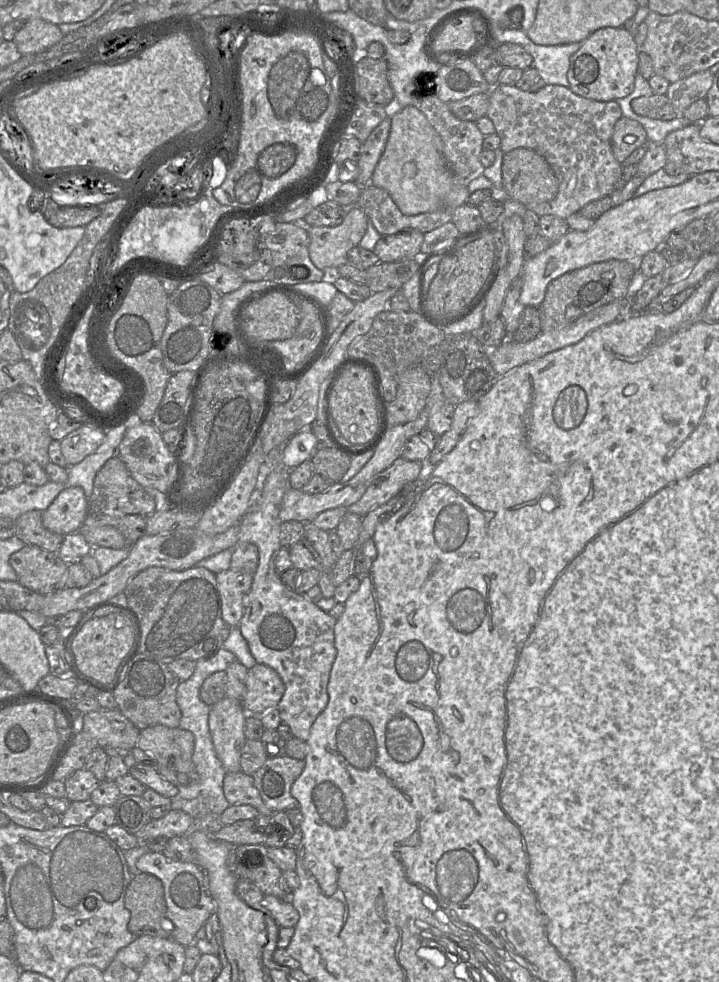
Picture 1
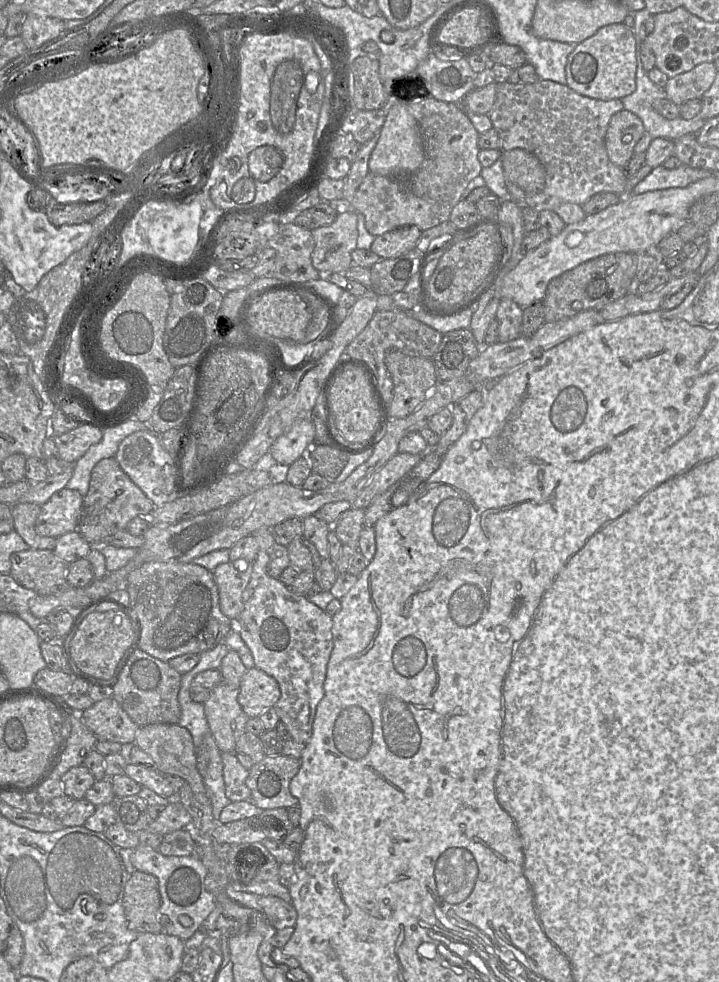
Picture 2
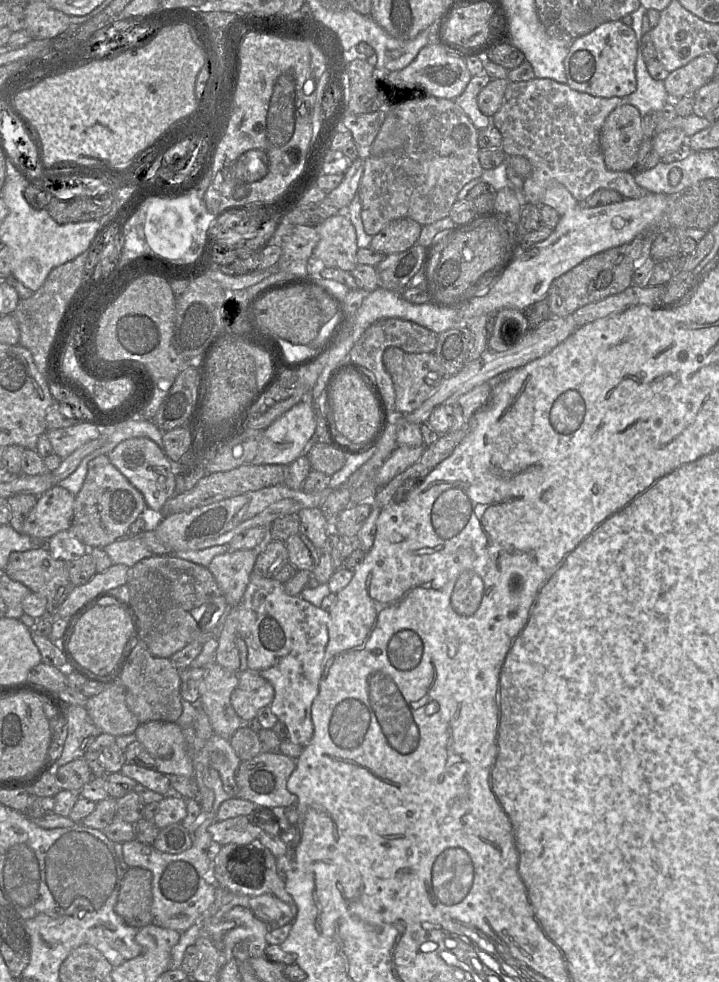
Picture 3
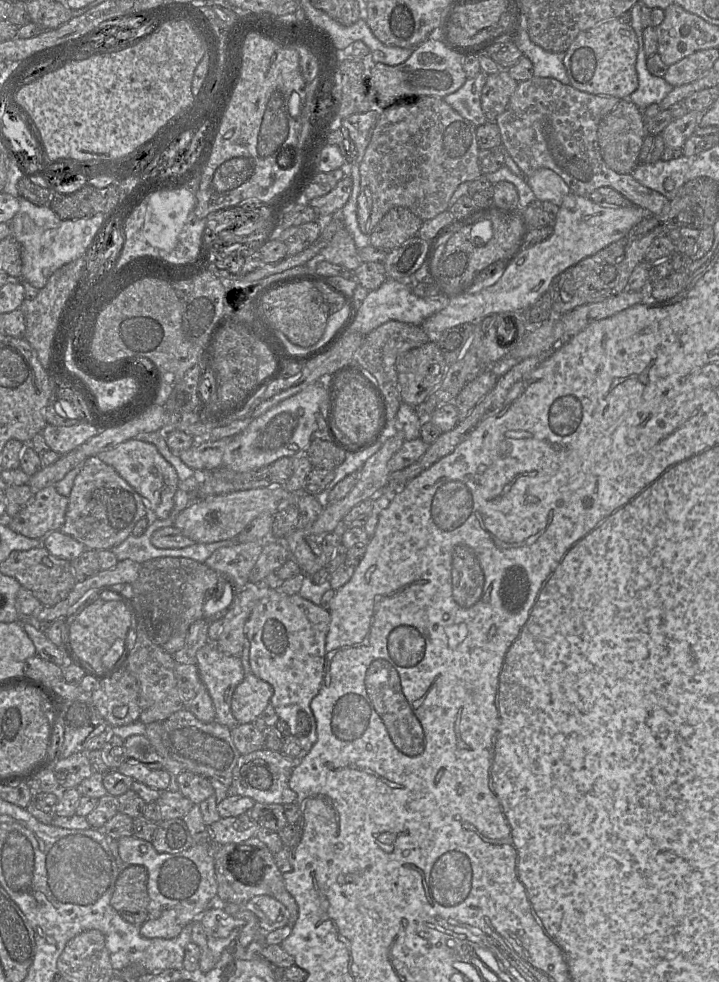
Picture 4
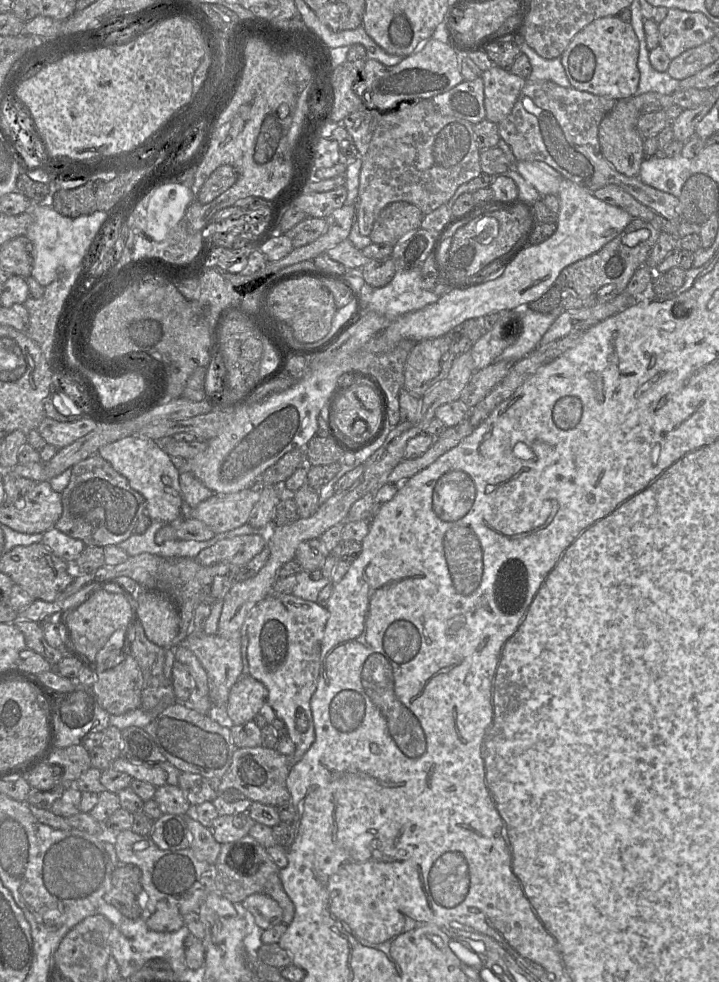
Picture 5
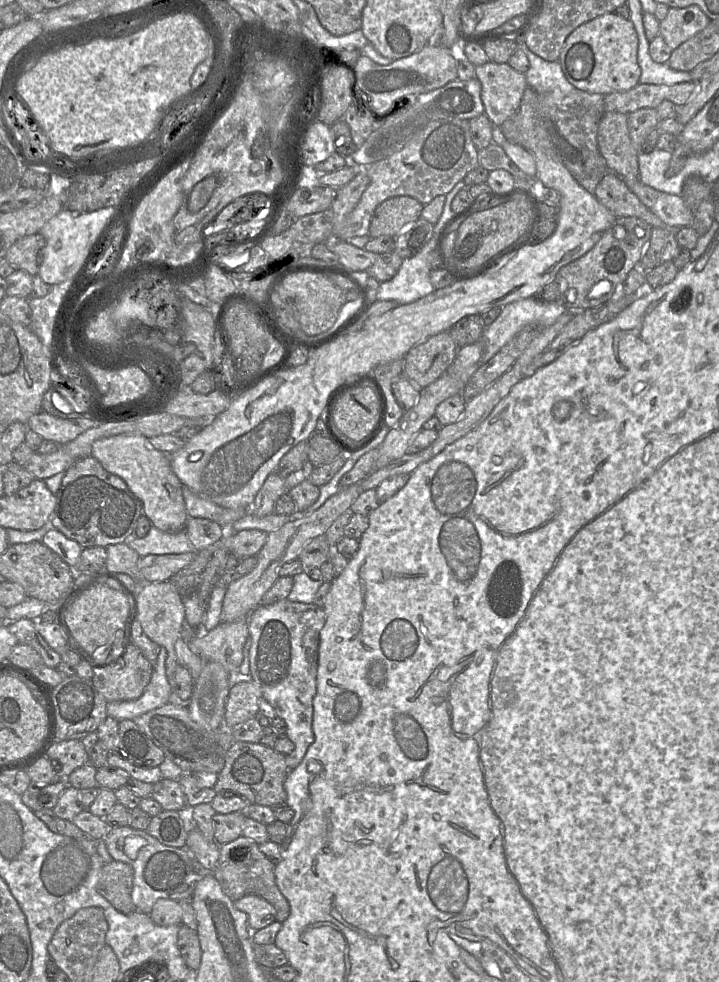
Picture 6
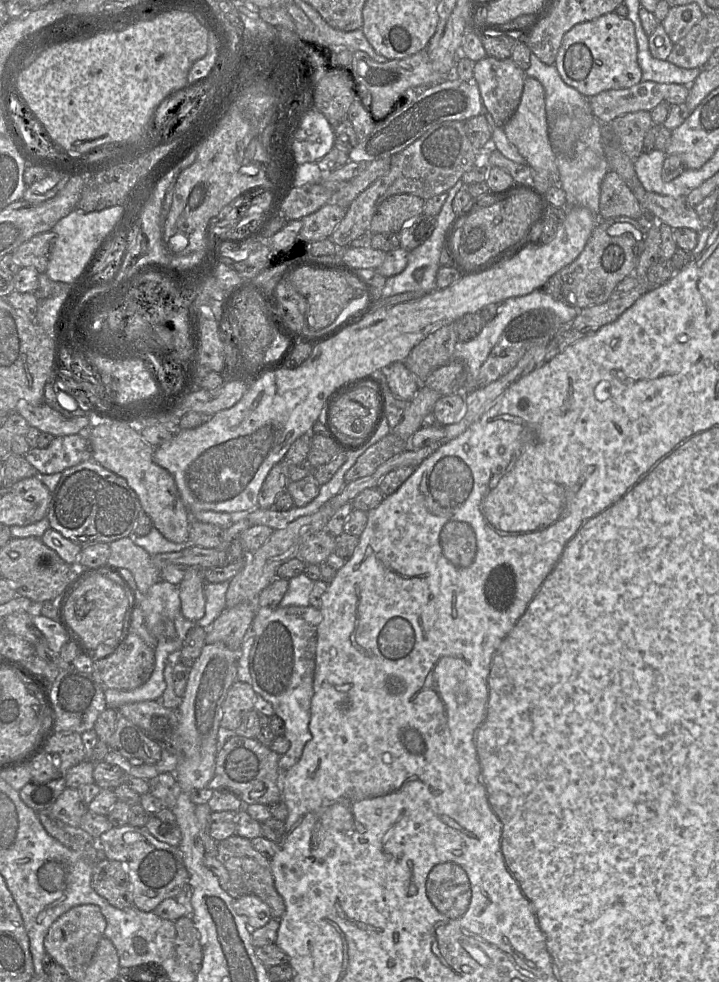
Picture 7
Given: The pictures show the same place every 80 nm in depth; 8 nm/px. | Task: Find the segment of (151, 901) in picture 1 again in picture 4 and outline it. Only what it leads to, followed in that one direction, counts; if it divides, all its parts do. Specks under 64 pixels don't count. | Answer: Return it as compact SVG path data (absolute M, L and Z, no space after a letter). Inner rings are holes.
M126 865L119 873L111 906L127 922L141 926L148 918L148 872L141 865Z

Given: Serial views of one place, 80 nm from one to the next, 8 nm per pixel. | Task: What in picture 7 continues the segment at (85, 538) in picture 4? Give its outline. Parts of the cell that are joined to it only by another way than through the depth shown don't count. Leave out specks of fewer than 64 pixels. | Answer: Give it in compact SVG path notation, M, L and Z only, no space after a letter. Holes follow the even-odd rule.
M90 459L61 473L61 479L51 496L47 518L51 529L85 548L133 536L141 513L139 498L126 480Z

